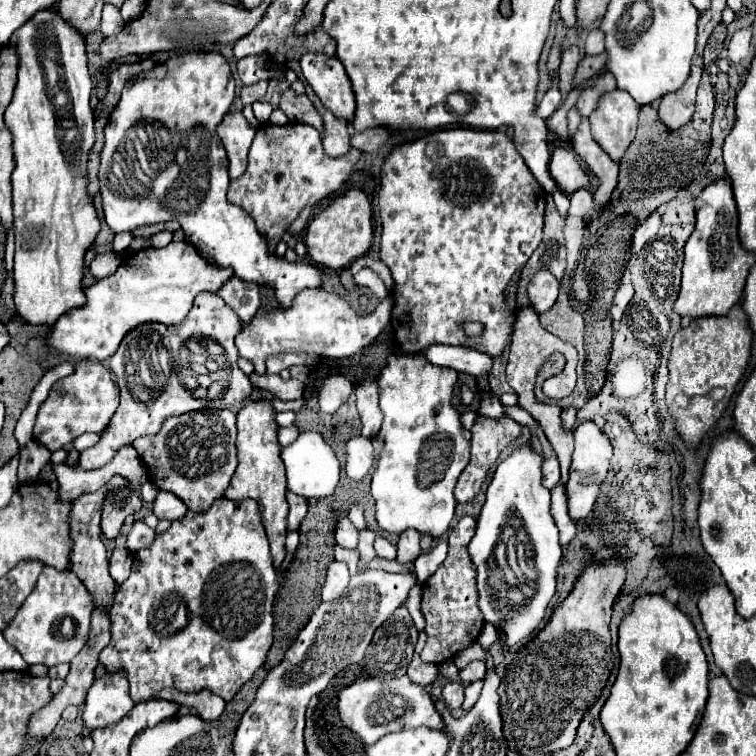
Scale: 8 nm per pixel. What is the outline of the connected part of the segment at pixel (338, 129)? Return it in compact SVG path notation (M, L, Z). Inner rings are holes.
M306 91L306 95L310 97L310 101L314 103L314 107L318 109L318 113L324 117L324 151L328 155L344 155L350 149L350 135L348 135L348 121L344 121L342 117L334 117L316 97L314 91Z

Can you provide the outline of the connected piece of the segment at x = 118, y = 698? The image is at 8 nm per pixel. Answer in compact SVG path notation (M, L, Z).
M106 673L102 679L94 681L94 685L90 687L90 691L86 695L86 707L82 713L84 727L92 733L94 729L102 729L112 723L118 723L132 707L134 707L134 701L130 699L130 693L128 693L126 675L124 673Z

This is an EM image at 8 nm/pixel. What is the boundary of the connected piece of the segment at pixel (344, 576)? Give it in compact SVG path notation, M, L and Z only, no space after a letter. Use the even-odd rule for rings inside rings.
M332 561L328 565L326 579L324 579L324 585L322 585L322 601L336 599L348 587L348 581L350 581L350 573L348 573L346 563Z

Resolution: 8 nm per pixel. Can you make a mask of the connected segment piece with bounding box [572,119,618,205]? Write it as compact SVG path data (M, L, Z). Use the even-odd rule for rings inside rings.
M582 119L580 127L572 139L572 147L576 155L588 165L588 169L598 177L600 187L594 193L594 201L598 205L606 205L610 201L612 191L616 189L616 177L618 177L618 165L602 151L602 147L592 139L588 119Z

